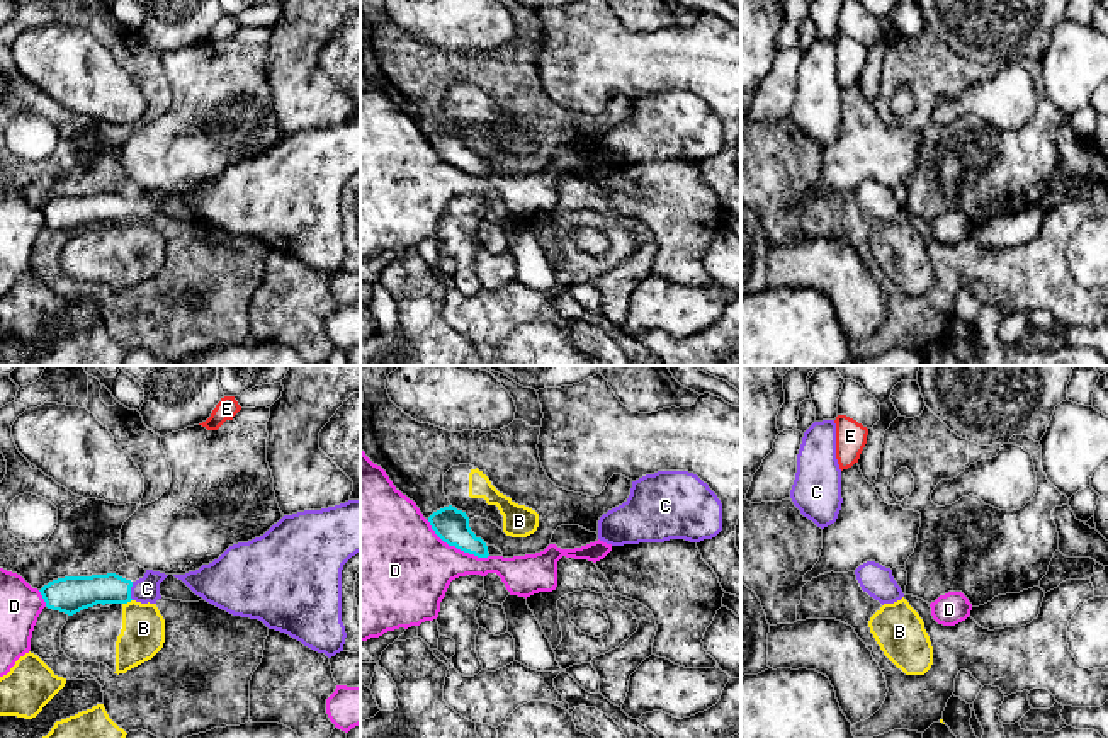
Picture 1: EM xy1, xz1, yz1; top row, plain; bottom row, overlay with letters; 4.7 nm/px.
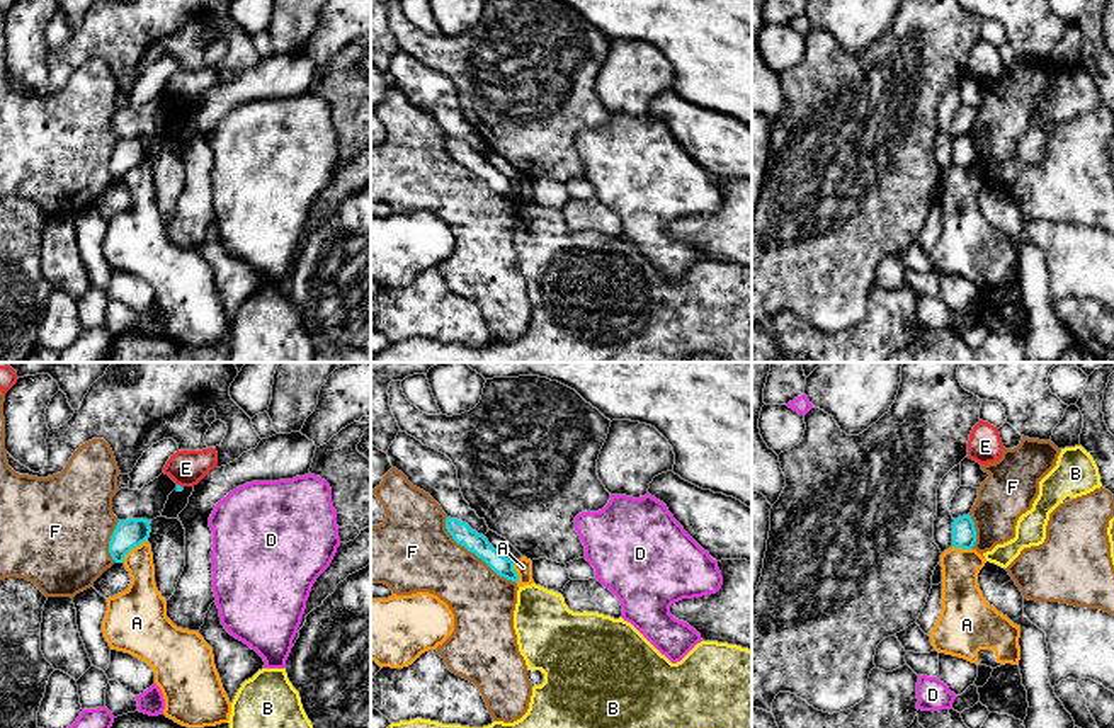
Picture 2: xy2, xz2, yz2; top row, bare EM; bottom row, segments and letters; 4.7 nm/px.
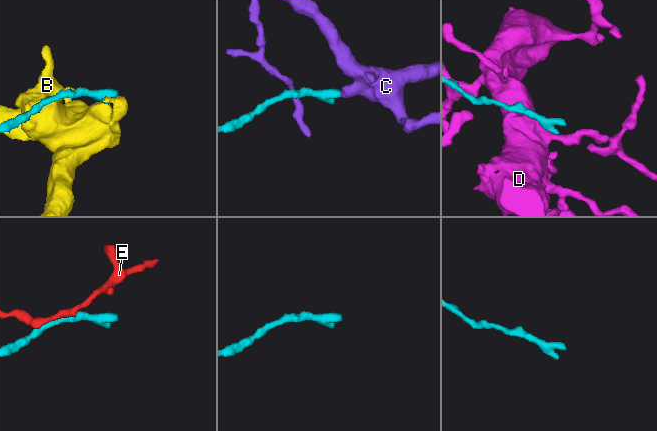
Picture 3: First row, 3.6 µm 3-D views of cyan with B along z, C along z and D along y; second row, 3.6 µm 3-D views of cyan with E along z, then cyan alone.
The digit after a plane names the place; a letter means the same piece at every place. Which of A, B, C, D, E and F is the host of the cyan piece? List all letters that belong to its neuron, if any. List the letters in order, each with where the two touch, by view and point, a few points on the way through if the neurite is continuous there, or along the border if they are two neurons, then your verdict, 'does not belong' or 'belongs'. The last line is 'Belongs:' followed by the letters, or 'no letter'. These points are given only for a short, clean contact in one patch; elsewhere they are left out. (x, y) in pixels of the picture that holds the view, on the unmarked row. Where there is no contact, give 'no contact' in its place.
A: meets cyan in xy2 at (133, 165); border along xy2 (147, 159), (136, 164), (121, 181); does not belong
B: meets cyan in xy1 at (126, 221); does not belong
C: meets cyan in xy1 at (130, 210); runs through xy1 (77, 211), (130, 210), (146, 208); belongs
D: meets cyan in xz1 at (456, 165); does not belong
E: meets cyan in xy2 at (179, 104); does not belong
F: meets cyan in xz2 at (475, 172); does not belong
Belongs: C

